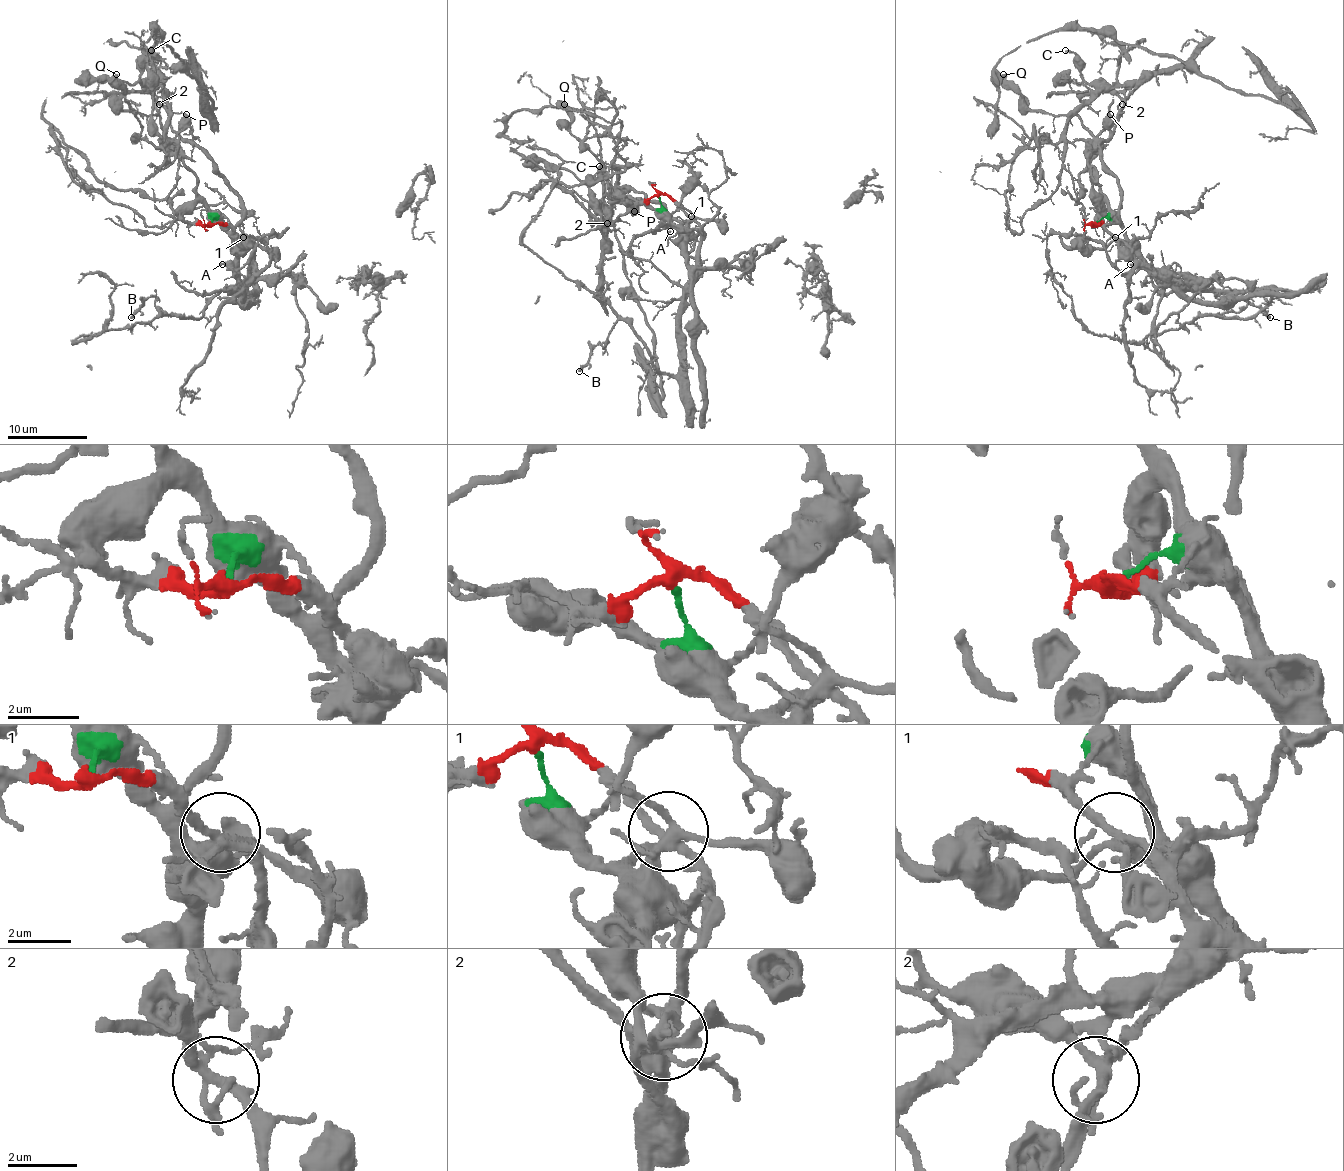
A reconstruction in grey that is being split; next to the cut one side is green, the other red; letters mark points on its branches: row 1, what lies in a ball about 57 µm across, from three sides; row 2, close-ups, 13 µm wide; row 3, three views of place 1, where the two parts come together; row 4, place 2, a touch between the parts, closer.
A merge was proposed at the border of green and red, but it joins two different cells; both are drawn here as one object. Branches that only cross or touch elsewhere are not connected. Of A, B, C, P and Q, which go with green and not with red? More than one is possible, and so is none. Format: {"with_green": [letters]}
{"with_green": ["A", "C", "P", "Q"]}

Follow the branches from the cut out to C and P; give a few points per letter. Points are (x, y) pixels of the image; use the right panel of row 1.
C: (1097, 223), (1112, 217), (1124, 229), (1120, 186), (1099, 146), (1122, 102), (1087, 82), (1065, 50)
P: (1097, 223), (1103, 217), (1112, 217), (1124, 229), (1118, 215), (1120, 186), (1099, 146), (1108, 134), (1110, 114)

